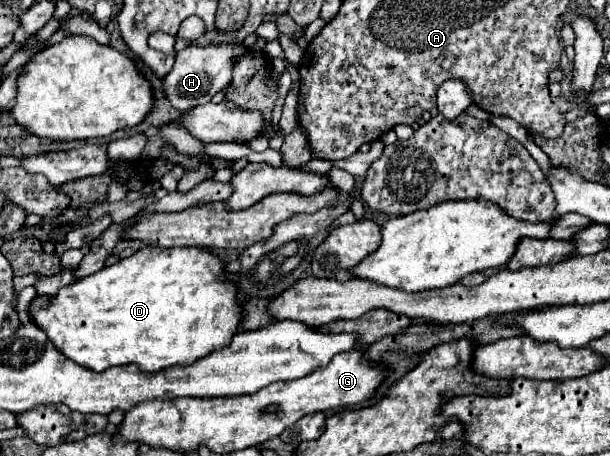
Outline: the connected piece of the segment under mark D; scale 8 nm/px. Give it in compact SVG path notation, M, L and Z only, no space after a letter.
M146 246L134 256L118 260L116 264L62 288L56 296L34 298L28 312L56 348L80 366L104 372L112 366L136 364L144 372L158 372L168 366L192 364L210 352L222 350L242 322L242 304L236 294L236 284L226 278L224 262L208 248Z

